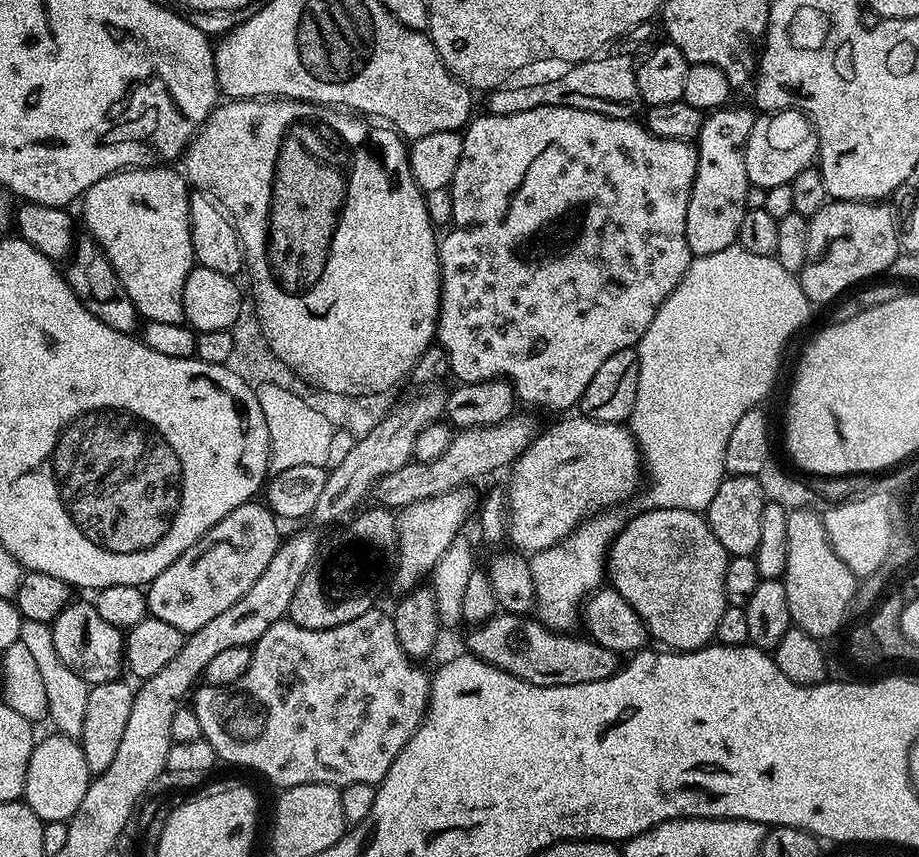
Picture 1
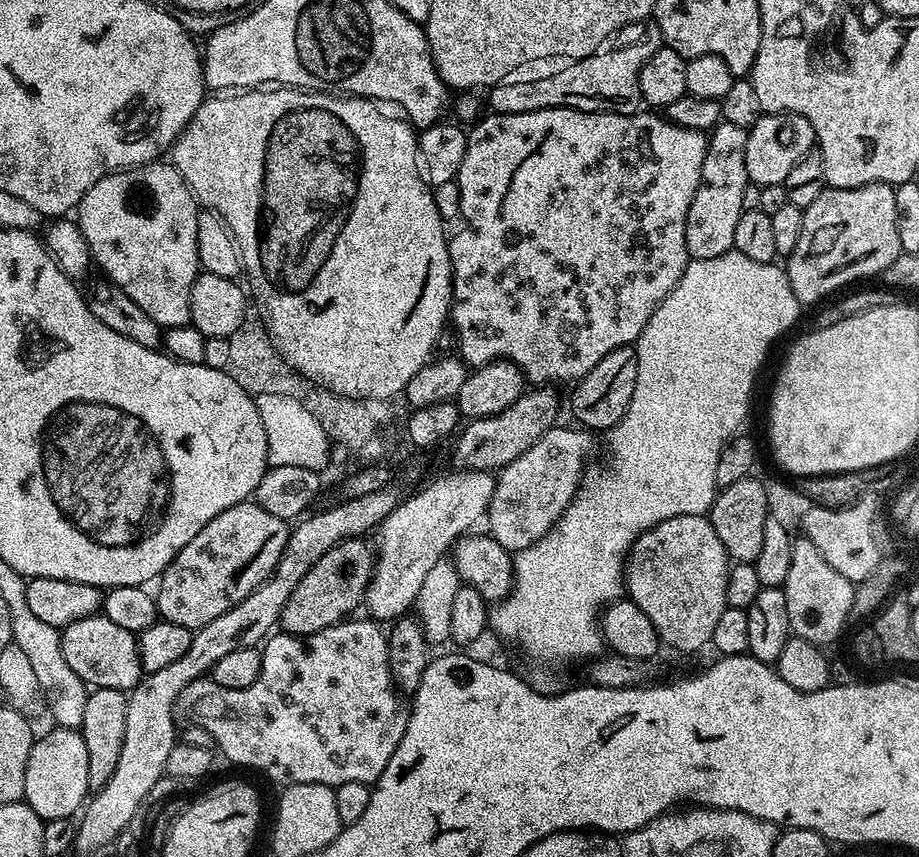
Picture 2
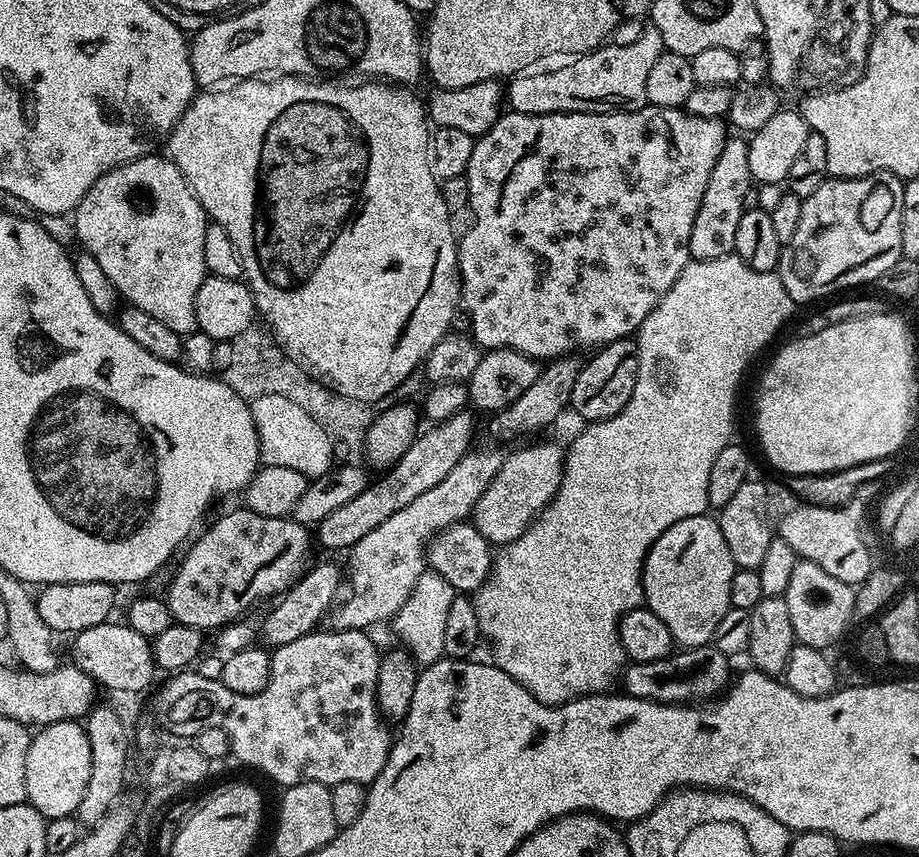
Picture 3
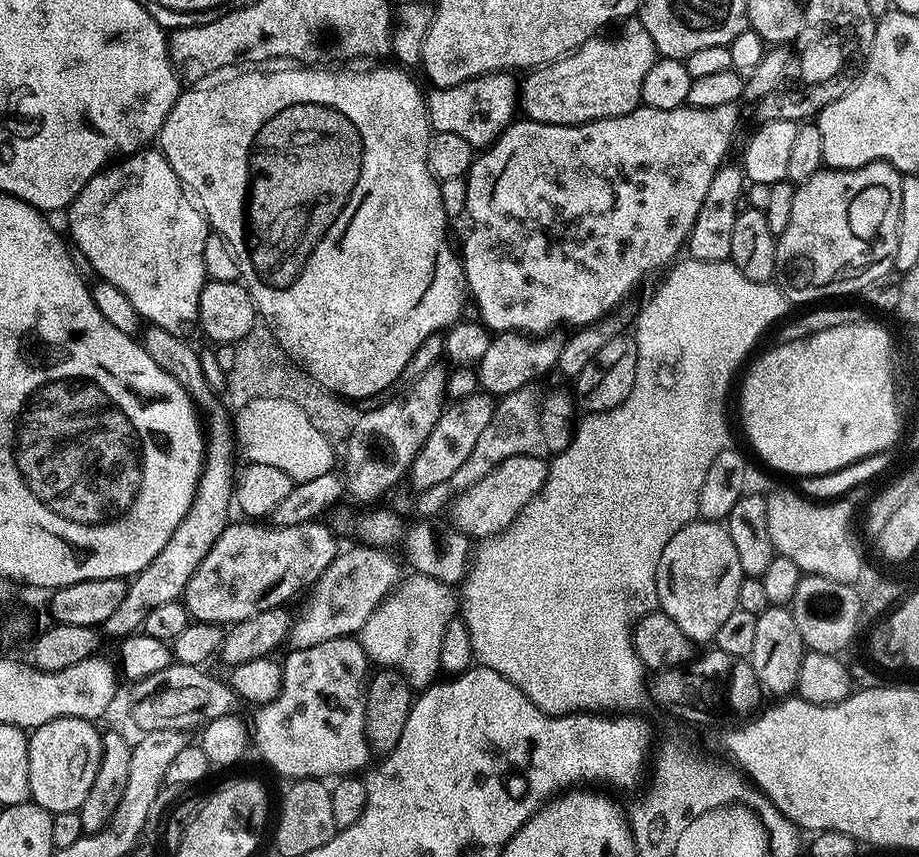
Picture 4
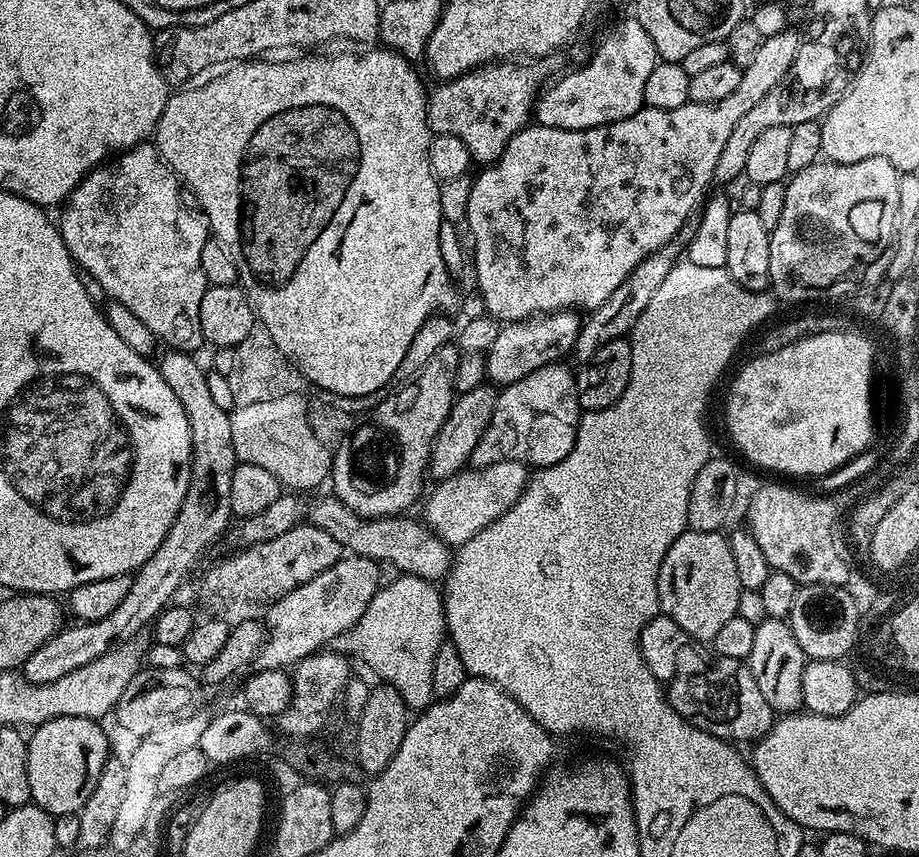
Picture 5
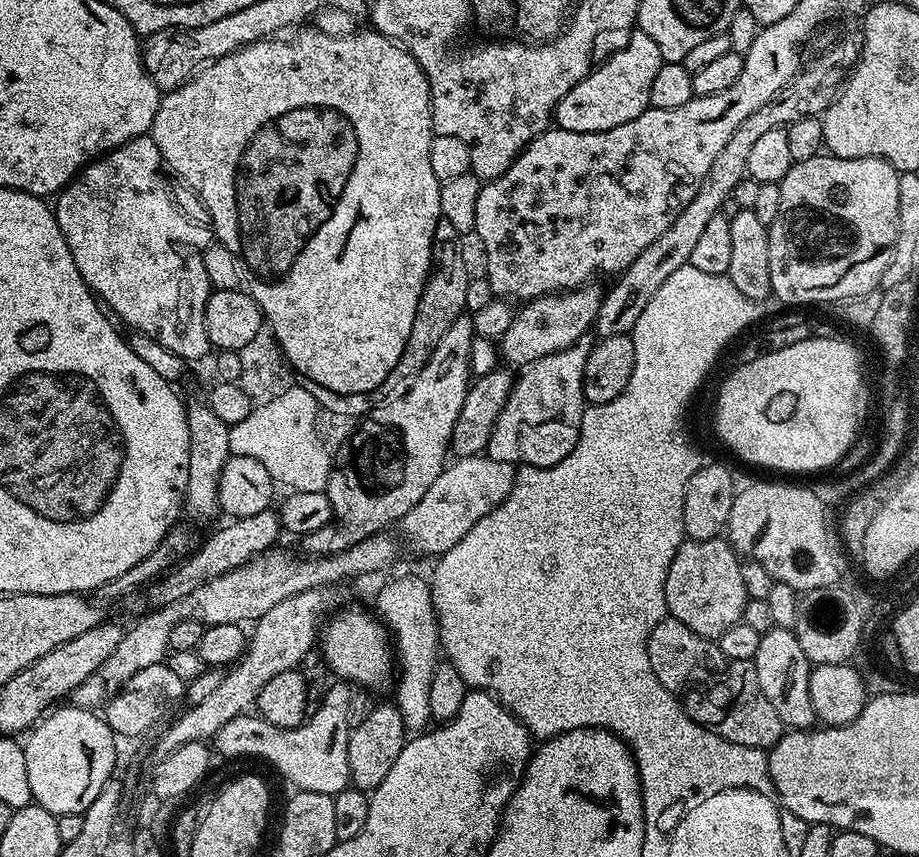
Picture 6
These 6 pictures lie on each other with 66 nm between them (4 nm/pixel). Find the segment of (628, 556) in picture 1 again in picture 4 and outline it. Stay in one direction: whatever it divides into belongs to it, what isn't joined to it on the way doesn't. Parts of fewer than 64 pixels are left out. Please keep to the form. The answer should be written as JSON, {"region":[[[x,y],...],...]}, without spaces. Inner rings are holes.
{"region":[[[699,518],[672,535],[656,560],[655,603],[676,625],[677,633],[692,640],[715,641],[718,626],[734,610],[741,580],[745,579],[738,552],[723,523]]]}

